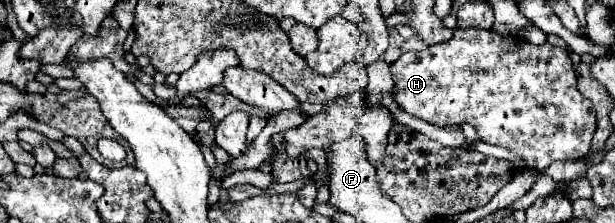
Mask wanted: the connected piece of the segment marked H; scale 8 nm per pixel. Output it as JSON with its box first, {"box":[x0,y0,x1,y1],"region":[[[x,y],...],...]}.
{"box":[392,29,596,173],"region":[[[454,29],[454,35],[452,39],[444,41],[444,43],[438,43],[438,45],[432,45],[424,51],[418,51],[418,53],[404,53],[400,55],[398,61],[392,63],[392,77],[394,77],[394,91],[392,91],[392,99],[394,103],[414,115],[414,117],[420,117],[432,125],[438,125],[438,127],[448,127],[450,123],[470,123],[476,131],[478,131],[478,137],[480,141],[484,143],[490,143],[490,145],[498,145],[498,147],[504,147],[516,155],[522,157],[522,165],[532,169],[532,171],[540,171],[544,173],[554,161],[578,161],[578,159],[584,159],[586,157],[586,149],[590,149],[590,137],[594,135],[594,129],[596,129],[596,113],[594,113],[594,105],[590,99],[586,99],[578,87],[576,87],[576,75],[574,75],[574,69],[572,69],[572,63],[570,63],[570,55],[566,53],[566,49],[562,47],[554,47],[550,43],[544,43],[544,45],[532,45],[520,37],[502,37],[498,33],[494,33],[492,29]]]}

